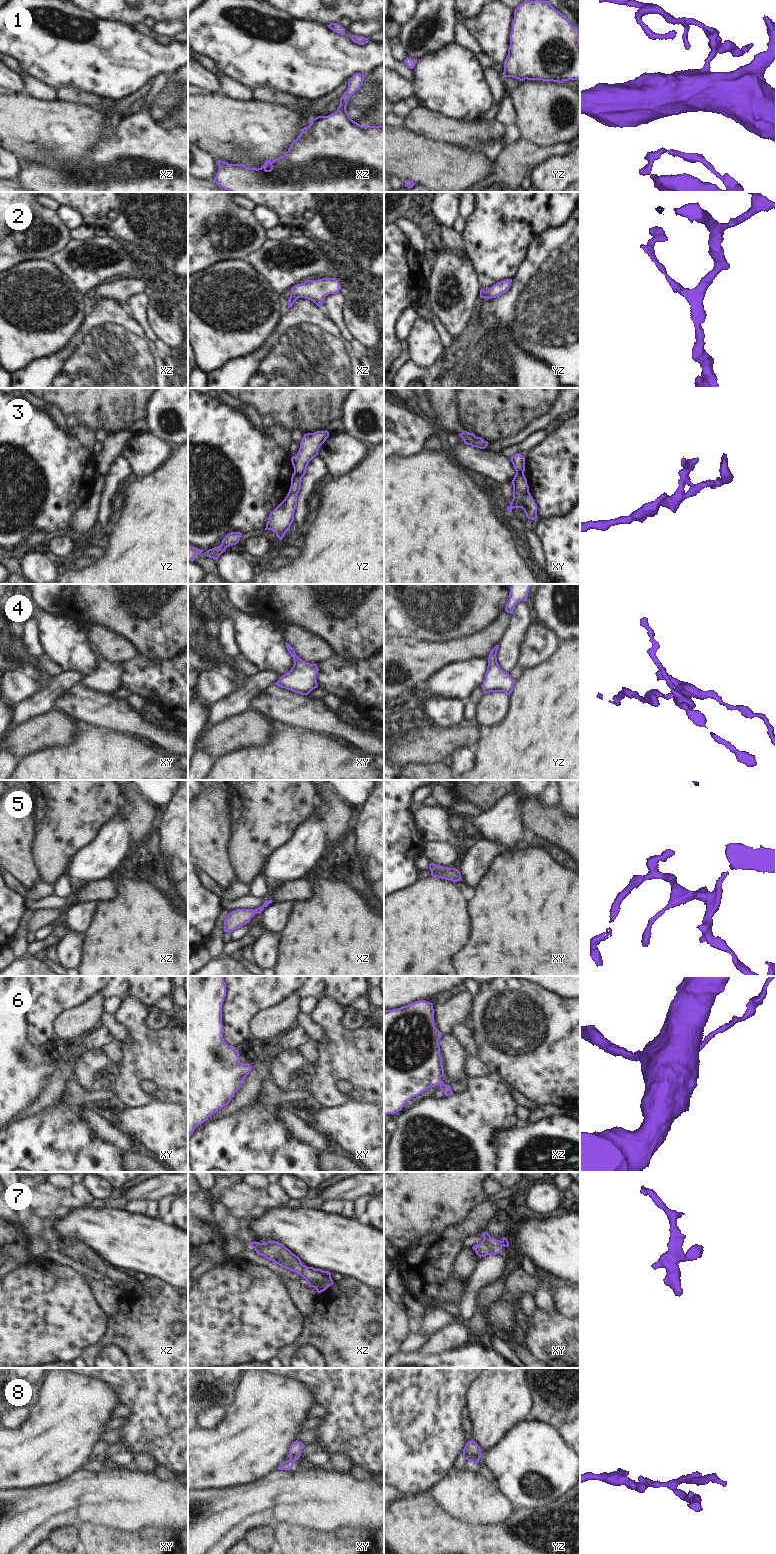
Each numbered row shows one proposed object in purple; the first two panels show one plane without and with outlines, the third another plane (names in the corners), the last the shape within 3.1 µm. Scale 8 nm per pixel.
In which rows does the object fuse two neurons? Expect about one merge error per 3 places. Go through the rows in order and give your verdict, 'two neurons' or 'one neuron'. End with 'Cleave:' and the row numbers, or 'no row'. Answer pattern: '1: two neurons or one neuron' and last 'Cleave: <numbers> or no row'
1: one neuron
2: one neuron
3: two neurons
4: one neuron
5: one neuron
6: one neuron
7: one neuron
8: two neurons
Cleave: 3, 8

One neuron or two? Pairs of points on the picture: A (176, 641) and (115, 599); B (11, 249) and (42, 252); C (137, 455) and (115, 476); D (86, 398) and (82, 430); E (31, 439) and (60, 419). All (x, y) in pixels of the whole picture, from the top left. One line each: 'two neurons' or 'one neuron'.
A: one neuron
B: one neuron
C: two neurons
D: two neurons
E: two neurons

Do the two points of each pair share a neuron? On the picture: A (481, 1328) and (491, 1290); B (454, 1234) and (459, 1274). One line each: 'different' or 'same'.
A: same
B: different

